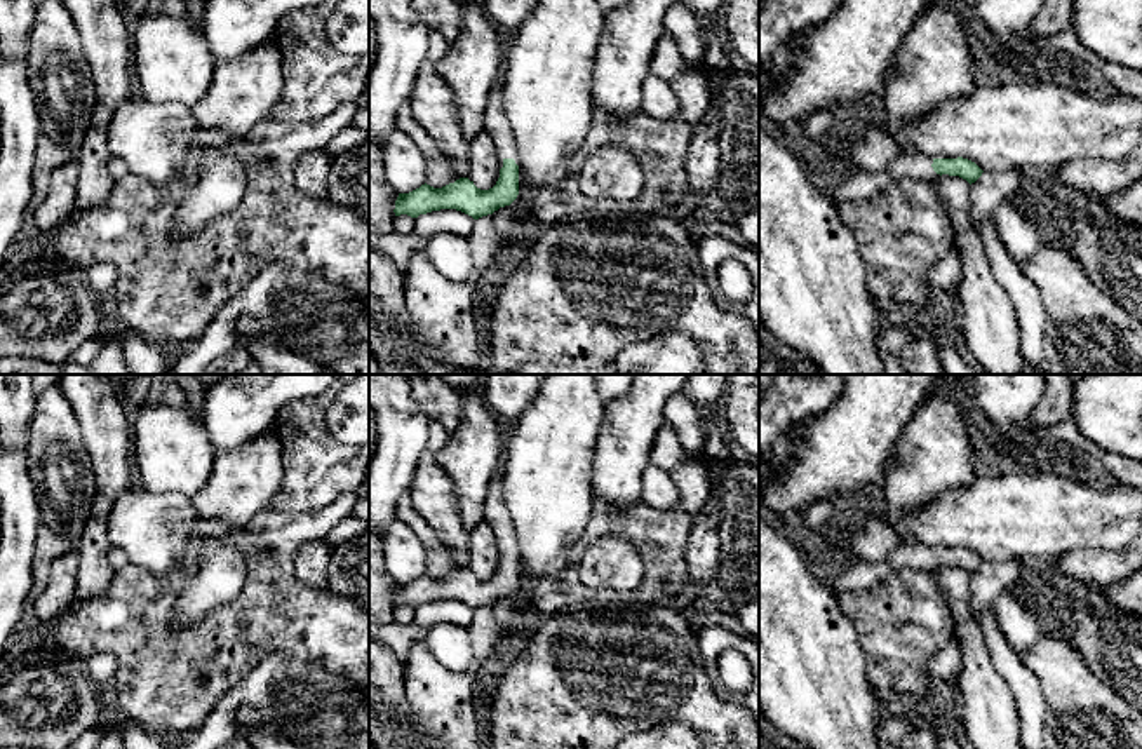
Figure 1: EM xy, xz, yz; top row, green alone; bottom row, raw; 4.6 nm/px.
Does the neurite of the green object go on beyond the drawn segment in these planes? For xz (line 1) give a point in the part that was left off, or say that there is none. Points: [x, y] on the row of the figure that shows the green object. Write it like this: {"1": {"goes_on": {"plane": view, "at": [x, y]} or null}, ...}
{"1": {"goes_on": {"plane": "xz", "at": [497, 124]}}}

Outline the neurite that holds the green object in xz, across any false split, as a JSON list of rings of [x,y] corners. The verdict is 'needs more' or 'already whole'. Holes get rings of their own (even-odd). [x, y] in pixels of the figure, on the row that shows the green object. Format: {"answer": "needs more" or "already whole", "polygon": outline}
{"answer": "needs more", "polygon": [[[501,77],[487,94],[484,131],[493,138],[500,160],[500,178],[493,188],[480,190],[468,178],[460,178],[442,188],[425,183],[409,193],[399,193],[395,216],[418,218],[432,211],[456,209],[479,219],[510,206],[519,195],[519,159],[512,125],[503,108]]]}

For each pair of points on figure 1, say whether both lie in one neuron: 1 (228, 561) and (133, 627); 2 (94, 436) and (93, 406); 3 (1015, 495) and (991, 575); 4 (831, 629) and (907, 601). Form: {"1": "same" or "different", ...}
{"1": "different", "2": "same", "3": "different", "4": "different"}

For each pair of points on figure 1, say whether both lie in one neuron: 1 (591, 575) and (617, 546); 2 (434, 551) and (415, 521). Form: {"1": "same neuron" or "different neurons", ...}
{"1": "same neuron", "2": "same neuron"}

